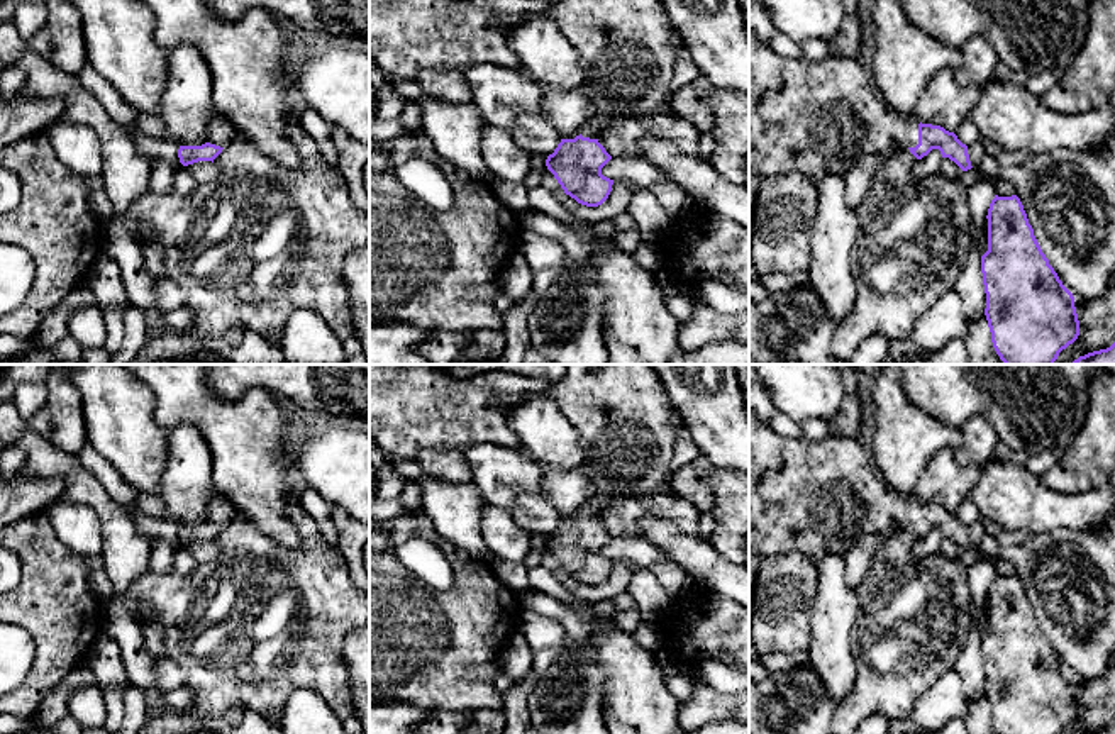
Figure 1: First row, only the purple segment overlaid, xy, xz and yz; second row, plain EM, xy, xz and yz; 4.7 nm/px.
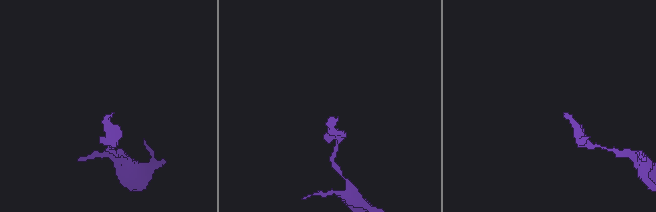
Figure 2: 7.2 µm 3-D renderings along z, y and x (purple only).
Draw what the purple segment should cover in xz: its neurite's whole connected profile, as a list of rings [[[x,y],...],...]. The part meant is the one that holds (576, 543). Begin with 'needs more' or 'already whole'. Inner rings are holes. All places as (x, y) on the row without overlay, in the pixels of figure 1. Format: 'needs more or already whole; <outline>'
needs more; [[[566,364],[566,373],[554,381],[551,397],[580,434],[585,449],[581,466],[593,481],[595,495],[574,519],[561,519],[546,546],[566,575],[581,585],[598,587],[608,578],[613,564],[613,559],[602,554],[612,536],[598,522],[598,514],[615,498],[663,492],[671,476],[674,442],[685,431],[666,386],[651,364]]]

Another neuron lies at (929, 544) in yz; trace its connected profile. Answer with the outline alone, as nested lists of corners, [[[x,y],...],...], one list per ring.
[[[932,529],[927,536],[924,536],[922,539],[917,539],[912,551],[917,558],[927,558],[935,553],[940,553],[940,544],[942,544],[940,531]]]

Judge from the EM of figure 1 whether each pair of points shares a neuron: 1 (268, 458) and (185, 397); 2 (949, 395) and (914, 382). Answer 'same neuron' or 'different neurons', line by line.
1: same neuron
2: same neuron

